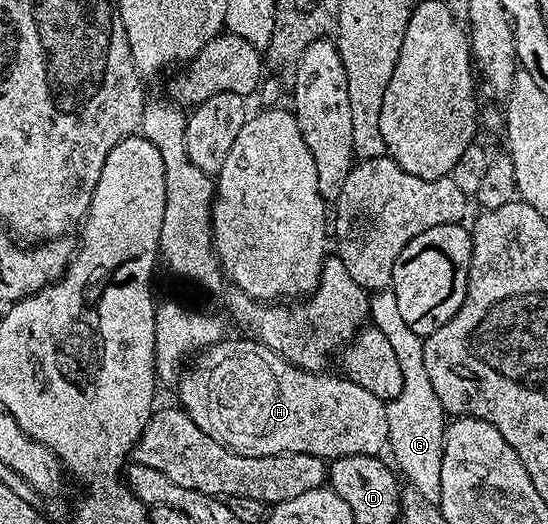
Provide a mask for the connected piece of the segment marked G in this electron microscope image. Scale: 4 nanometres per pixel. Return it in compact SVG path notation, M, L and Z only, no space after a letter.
M391 290L371 293L370 320L382 334L386 334L386 342L394 346L394 354L401 370L400 393L386 404L391 420L390 452L392 448L392 456L397 464L395 467L402 476L404 471L403 479L416 488L422 498L439 501L446 413L432 385L433 373L428 372L428 360L424 357L425 341L418 334L414 334L414 330L410 330L406 322L402 322L398 298Z

